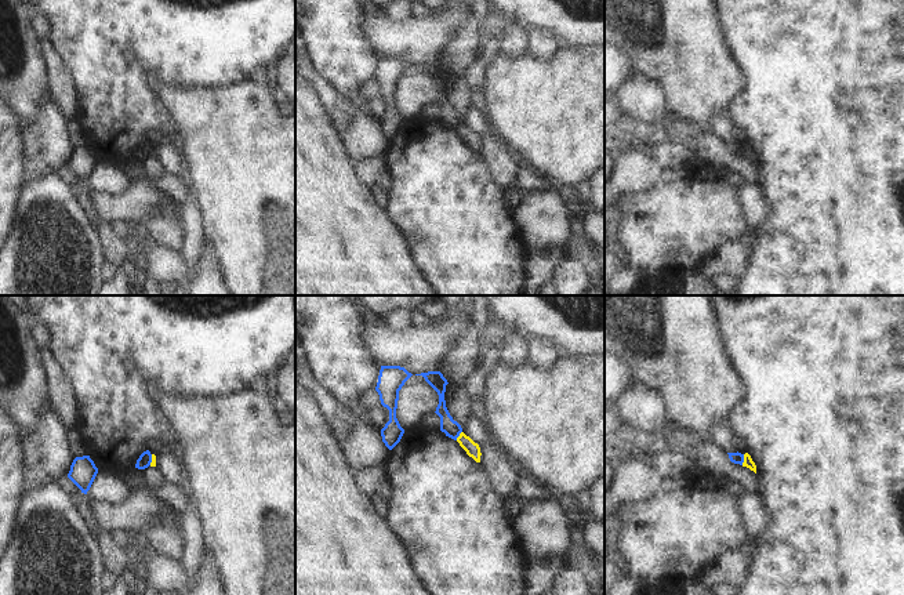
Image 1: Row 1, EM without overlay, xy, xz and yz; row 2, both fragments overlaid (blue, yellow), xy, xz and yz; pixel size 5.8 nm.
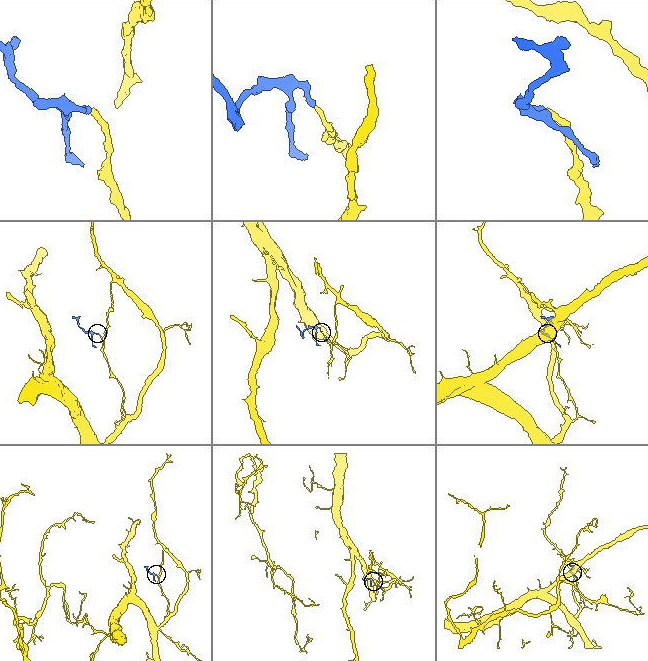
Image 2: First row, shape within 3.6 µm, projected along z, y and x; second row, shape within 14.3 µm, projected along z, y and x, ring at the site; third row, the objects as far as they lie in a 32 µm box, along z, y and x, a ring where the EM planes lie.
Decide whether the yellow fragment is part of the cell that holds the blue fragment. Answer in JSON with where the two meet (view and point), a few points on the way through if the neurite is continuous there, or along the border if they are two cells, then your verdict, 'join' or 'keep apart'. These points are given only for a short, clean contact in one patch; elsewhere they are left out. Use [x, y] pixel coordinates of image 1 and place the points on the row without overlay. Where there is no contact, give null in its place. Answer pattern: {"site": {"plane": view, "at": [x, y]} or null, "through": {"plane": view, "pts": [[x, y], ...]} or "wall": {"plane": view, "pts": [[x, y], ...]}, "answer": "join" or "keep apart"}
{"site": {"plane": "yz", "at": [743, 151]}, "wall": {"plane": "yz", "pts": [[744, 145], [741, 155]]}, "answer": "keep apart"}

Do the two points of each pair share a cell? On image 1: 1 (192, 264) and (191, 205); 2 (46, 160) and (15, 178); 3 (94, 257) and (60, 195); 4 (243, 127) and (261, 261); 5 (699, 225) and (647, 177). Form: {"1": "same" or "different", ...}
{"1": "same", "2": "different", "3": "same", "4": "same", "5": "different"}

